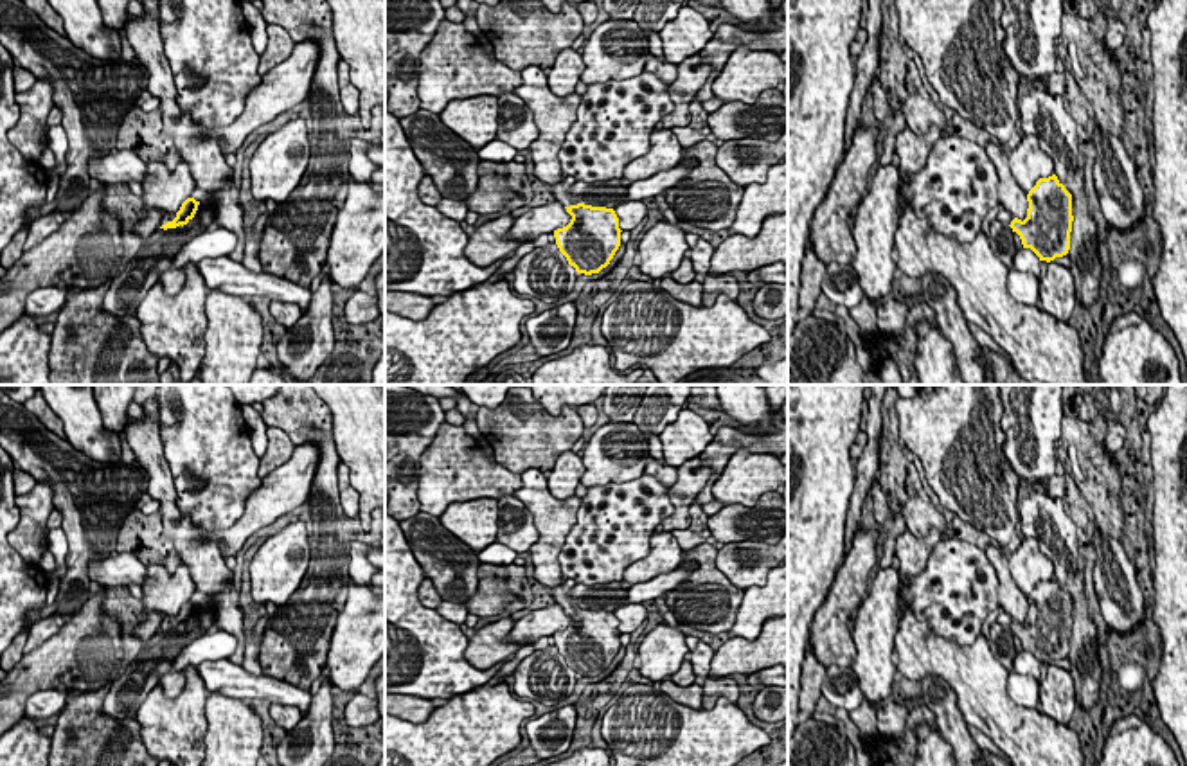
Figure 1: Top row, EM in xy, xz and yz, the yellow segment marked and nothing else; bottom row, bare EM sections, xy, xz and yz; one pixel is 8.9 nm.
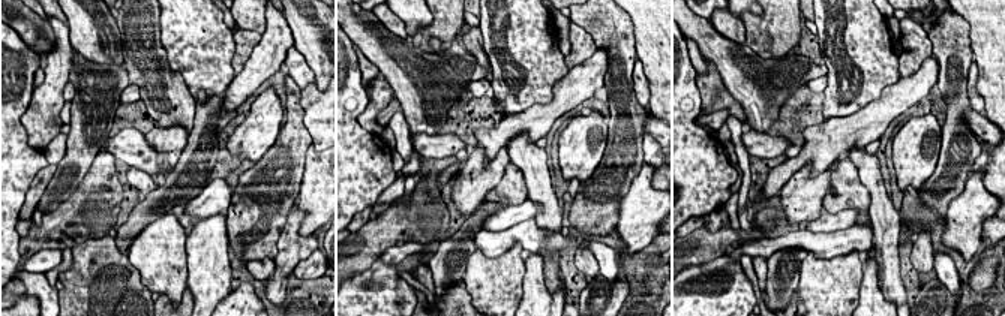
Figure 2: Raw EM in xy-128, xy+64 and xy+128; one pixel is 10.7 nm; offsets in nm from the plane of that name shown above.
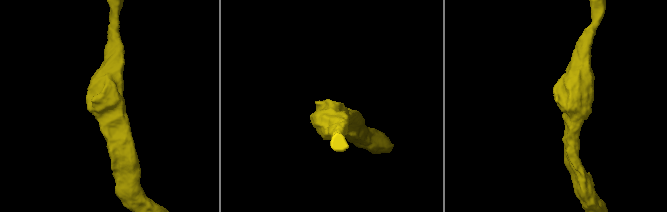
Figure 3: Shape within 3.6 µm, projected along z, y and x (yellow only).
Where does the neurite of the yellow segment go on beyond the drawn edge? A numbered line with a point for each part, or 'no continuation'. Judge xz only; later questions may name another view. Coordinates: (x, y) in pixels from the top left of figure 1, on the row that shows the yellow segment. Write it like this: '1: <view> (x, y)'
1: xz (558, 189)

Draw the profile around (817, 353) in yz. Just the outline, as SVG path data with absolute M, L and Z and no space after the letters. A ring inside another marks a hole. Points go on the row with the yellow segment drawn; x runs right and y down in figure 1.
M808 315L788 338L788 385L865 385L856 347L838 324Z

